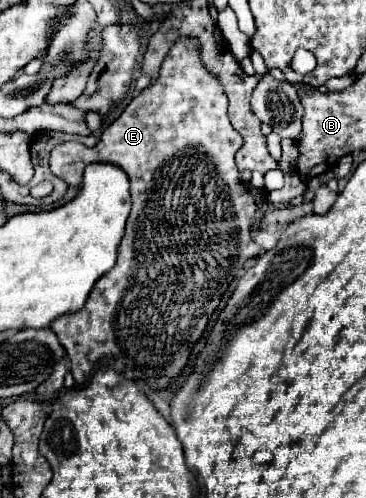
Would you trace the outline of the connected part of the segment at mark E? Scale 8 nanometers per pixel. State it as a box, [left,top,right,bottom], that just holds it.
[50,37,268,389]

